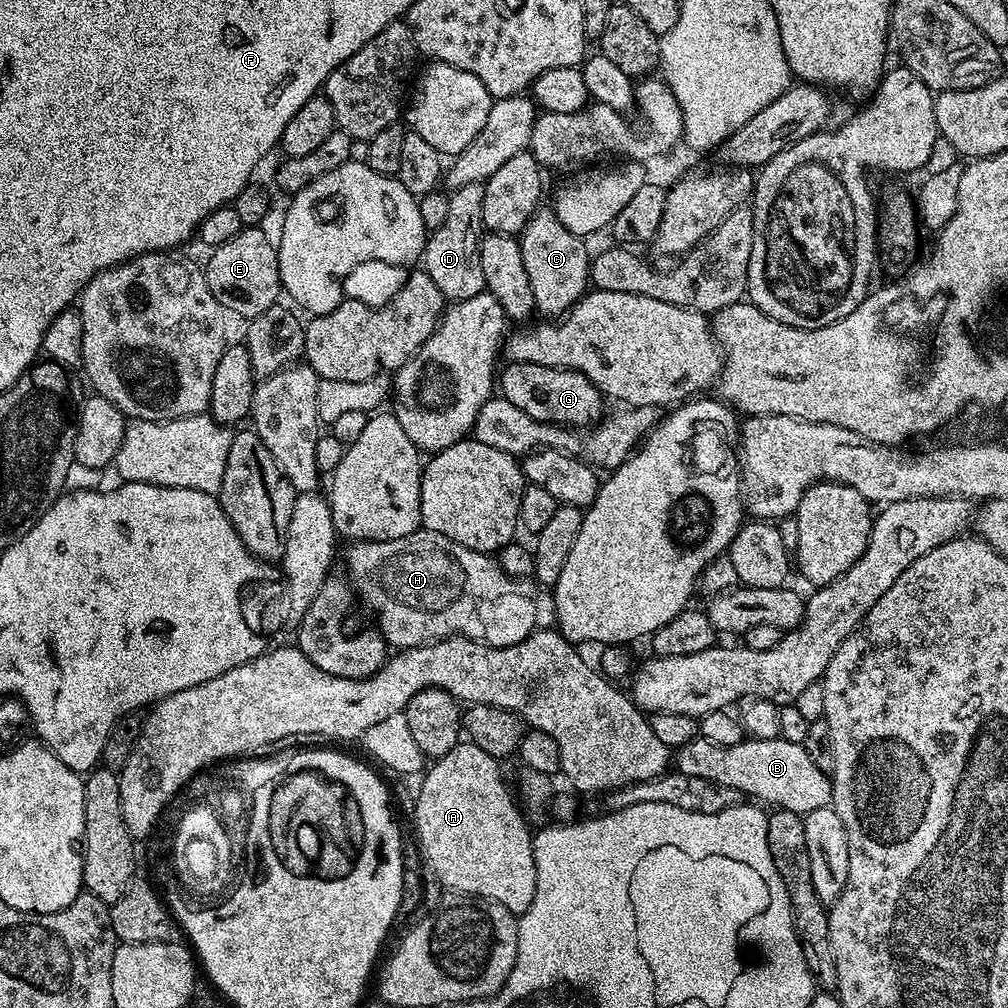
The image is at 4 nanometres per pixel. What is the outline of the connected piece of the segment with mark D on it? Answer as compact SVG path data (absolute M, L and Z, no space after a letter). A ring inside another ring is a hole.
M483 183L464 185L448 196L450 211L446 213L446 222L431 229L424 241L422 253L422 271L428 275L444 295L445 301L455 302L474 298L474 294L485 291L484 275L480 265L480 238L486 229L482 222Z

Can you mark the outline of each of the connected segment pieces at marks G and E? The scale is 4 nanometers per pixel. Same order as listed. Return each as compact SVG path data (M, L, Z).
M508 362L505 365L498 372L499 395L514 402L522 414L530 414L530 418L538 422L567 426L572 430L587 429L601 419L602 393L582 373L569 368L538 366L534 362Z
M260 226L241 227L230 242L222 242L222 246L207 253L208 264L203 265L204 277L210 286L210 294L218 298L225 313L232 315L233 312L236 316L251 318L262 314L262 310L270 310L281 299L276 244L268 241L264 230Z

